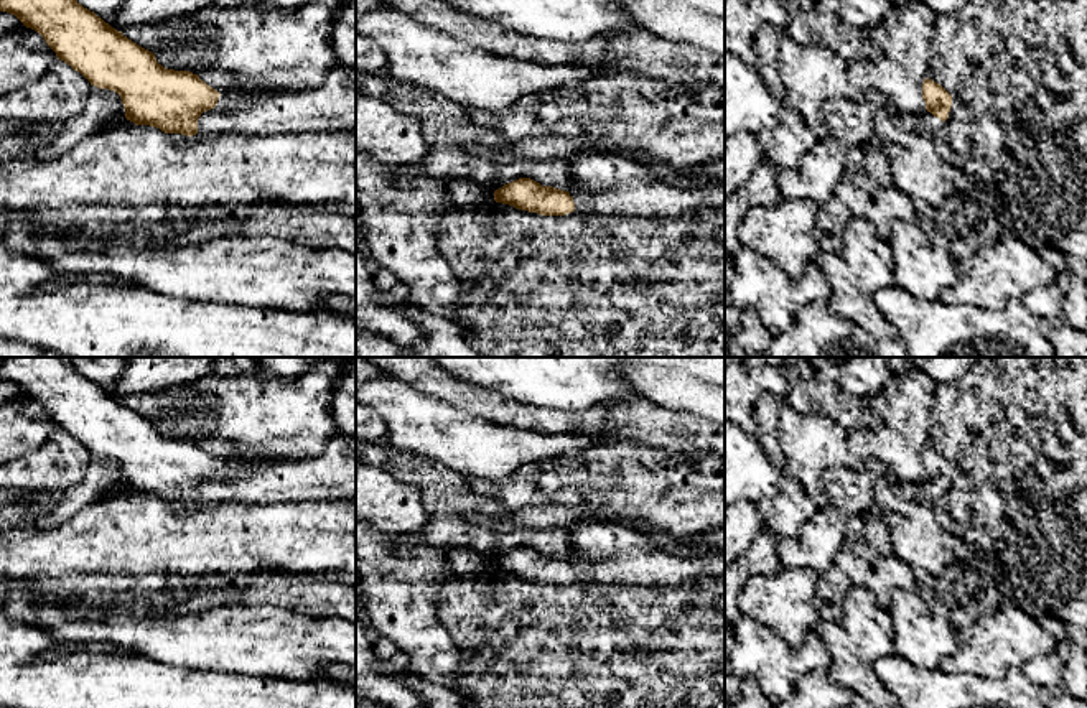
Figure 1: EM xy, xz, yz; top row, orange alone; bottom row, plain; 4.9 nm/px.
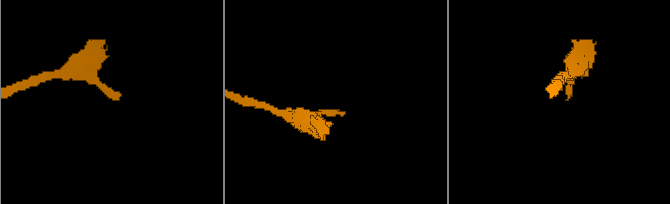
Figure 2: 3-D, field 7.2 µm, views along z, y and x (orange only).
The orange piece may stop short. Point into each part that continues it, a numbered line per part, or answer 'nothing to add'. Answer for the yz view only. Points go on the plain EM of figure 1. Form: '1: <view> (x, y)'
1: yz (926, 491)

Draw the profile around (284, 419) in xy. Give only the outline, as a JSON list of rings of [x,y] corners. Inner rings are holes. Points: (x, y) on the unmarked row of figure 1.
[[[321,359],[306,372],[293,379],[255,370],[222,377],[208,375],[199,385],[184,384],[156,394],[128,394],[122,403],[153,423],[165,418],[178,418],[186,413],[203,413],[209,438],[227,441],[240,454],[259,451],[262,456],[249,463],[221,463],[217,477],[247,477],[267,469],[278,459],[301,459],[321,454],[326,443],[339,433],[333,413],[333,387],[343,372],[334,359]]]

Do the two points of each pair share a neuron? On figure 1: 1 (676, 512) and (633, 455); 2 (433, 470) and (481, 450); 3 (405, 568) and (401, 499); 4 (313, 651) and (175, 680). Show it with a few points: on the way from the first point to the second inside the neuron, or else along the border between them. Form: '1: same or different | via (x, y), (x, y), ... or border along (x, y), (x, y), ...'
1: same | via (661, 498), (633, 470)
2: different | border along (407, 450), (437, 460), (455, 473)
3: different | border along (373, 526), (392, 534)
4: different | border along (180, 666), (206, 670), (234, 670), (256, 677)

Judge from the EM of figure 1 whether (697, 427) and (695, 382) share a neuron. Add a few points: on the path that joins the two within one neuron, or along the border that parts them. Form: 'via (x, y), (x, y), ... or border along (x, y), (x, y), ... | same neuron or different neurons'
border along (659, 405), (669, 410), (687, 410), (707, 420) | different neurons

